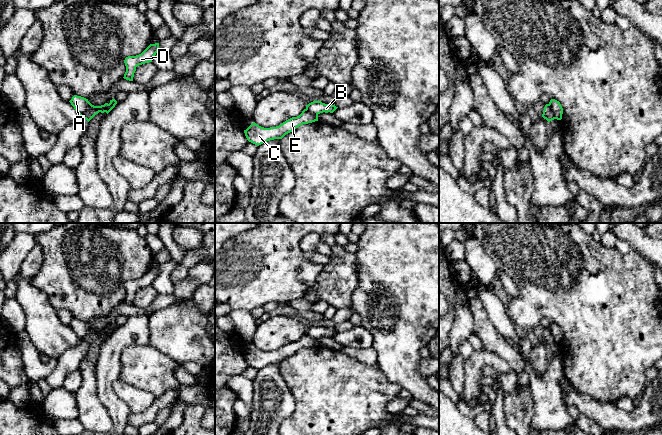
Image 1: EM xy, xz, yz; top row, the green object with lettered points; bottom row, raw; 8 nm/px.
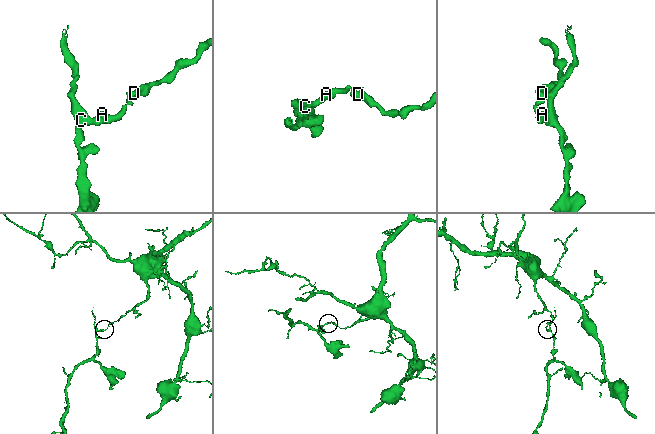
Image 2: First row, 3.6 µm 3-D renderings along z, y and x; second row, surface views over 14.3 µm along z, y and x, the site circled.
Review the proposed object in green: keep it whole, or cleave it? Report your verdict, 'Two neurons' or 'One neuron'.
Two neurons

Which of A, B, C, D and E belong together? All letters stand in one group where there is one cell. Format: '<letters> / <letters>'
A C E / B D

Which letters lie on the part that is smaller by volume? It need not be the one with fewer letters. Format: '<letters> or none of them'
A, C, E

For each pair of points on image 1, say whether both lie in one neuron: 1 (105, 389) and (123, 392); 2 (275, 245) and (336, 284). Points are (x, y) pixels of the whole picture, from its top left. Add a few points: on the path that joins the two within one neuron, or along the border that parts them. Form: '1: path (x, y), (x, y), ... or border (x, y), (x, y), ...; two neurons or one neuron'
1: border (118, 377), (113, 382), (112, 389), (128, 408); two neurons
2: border (323, 265), (317, 276), (315, 287); two neurons

